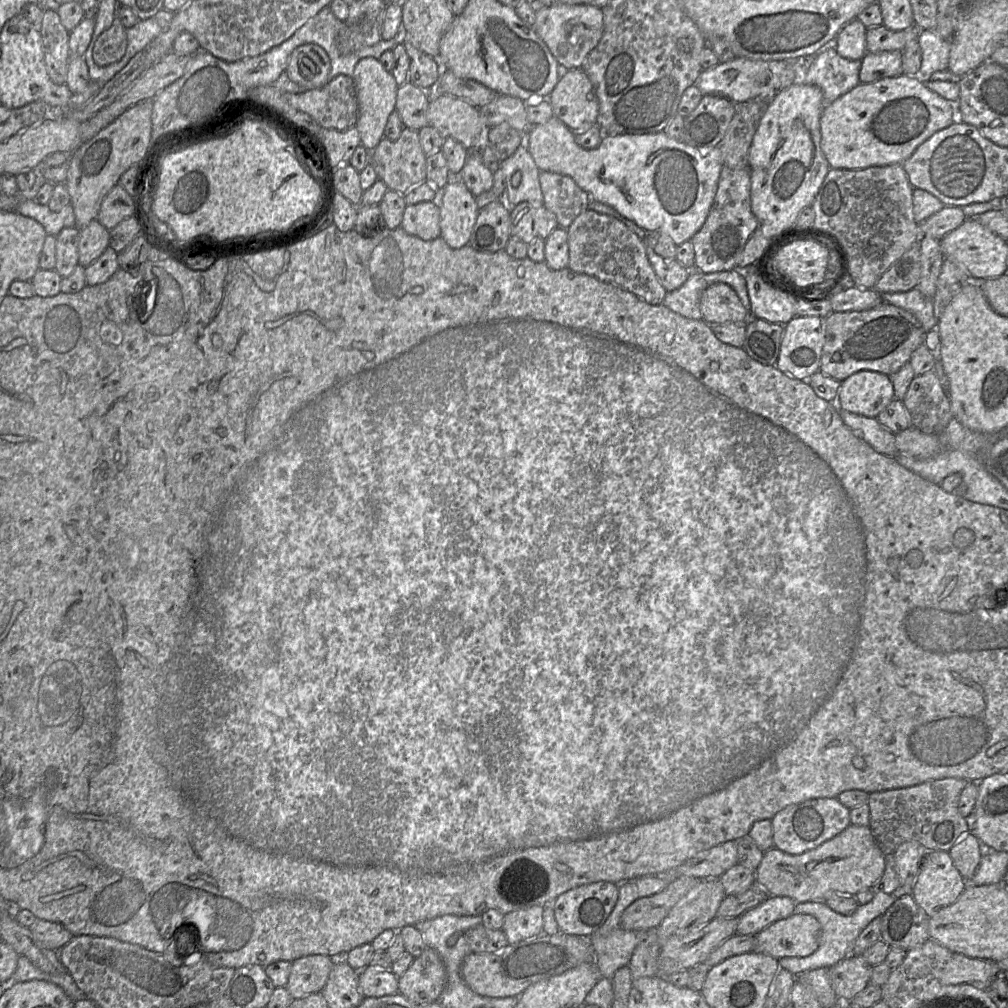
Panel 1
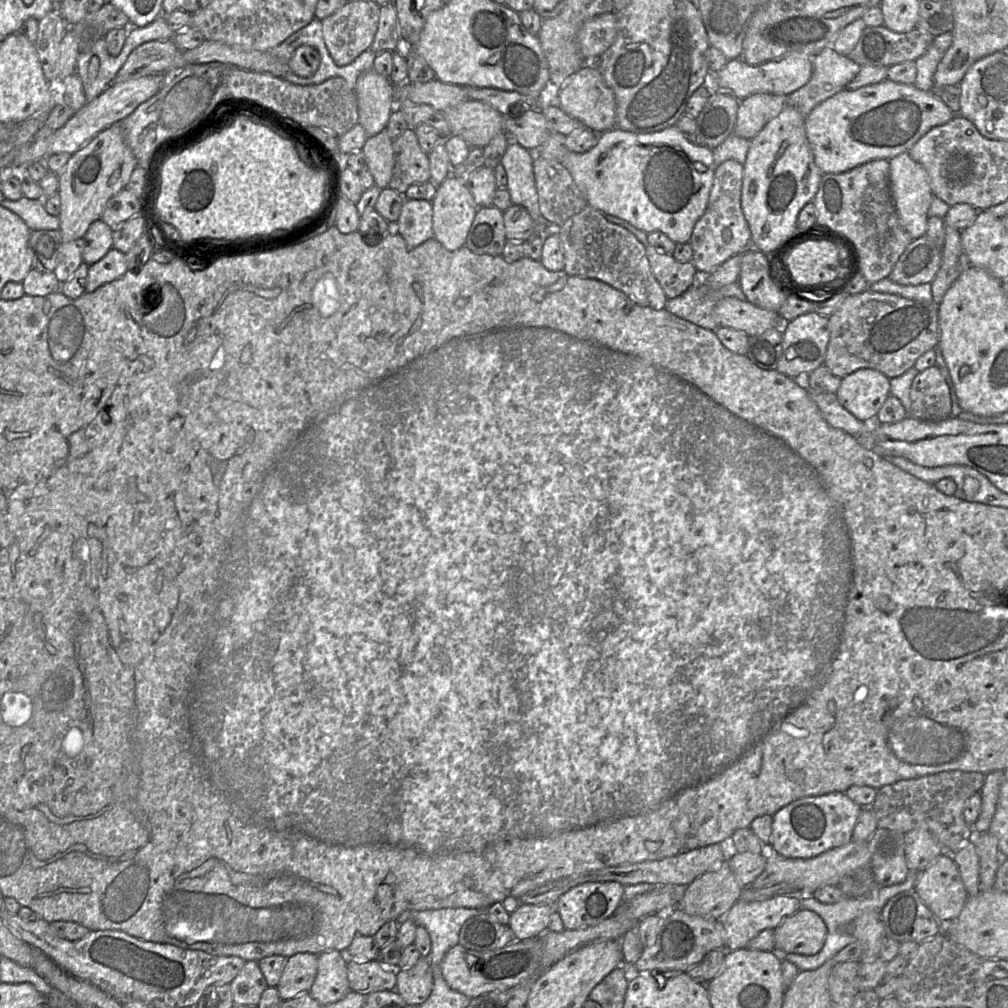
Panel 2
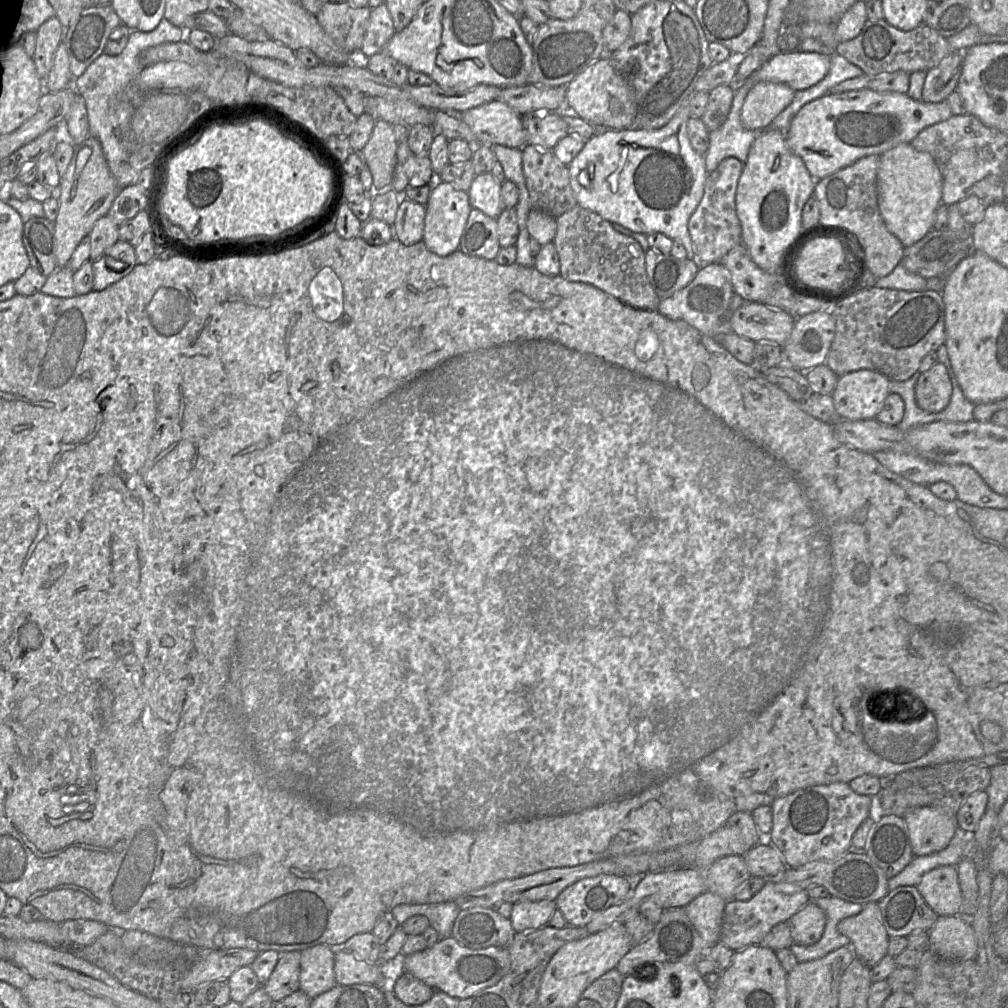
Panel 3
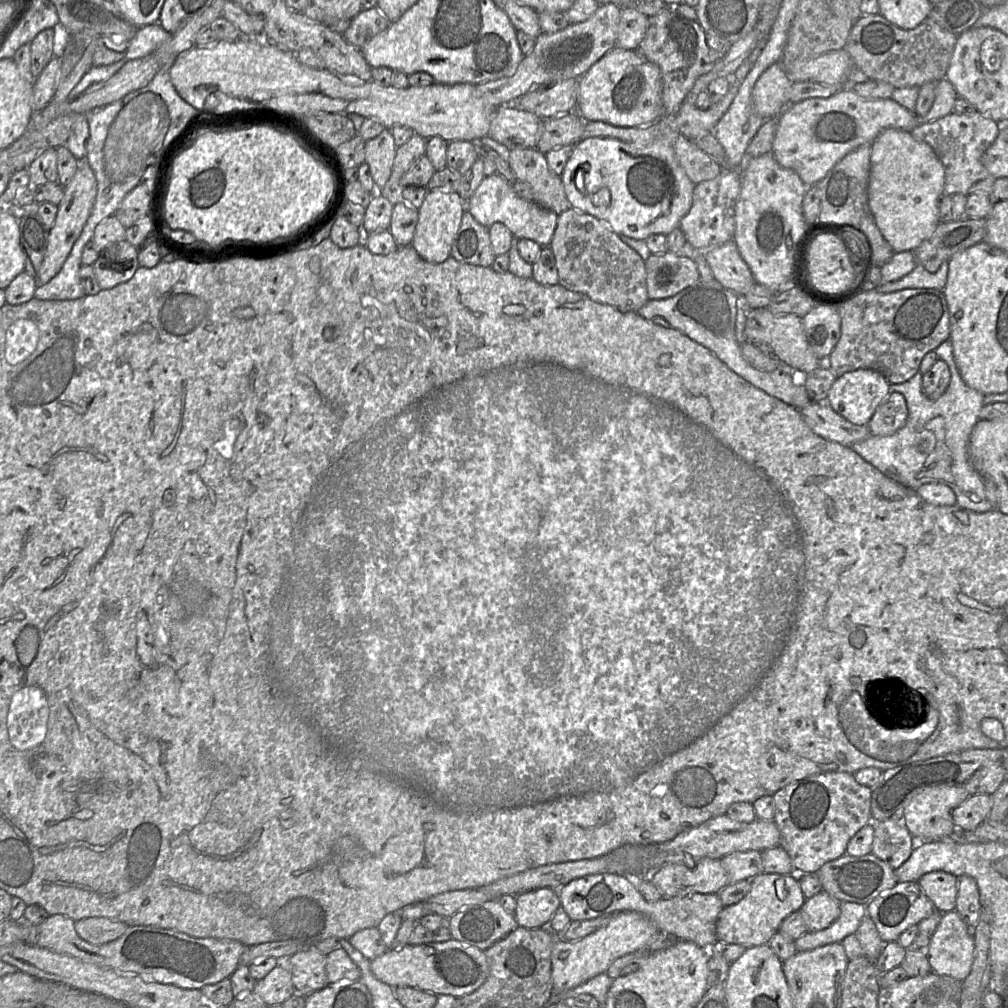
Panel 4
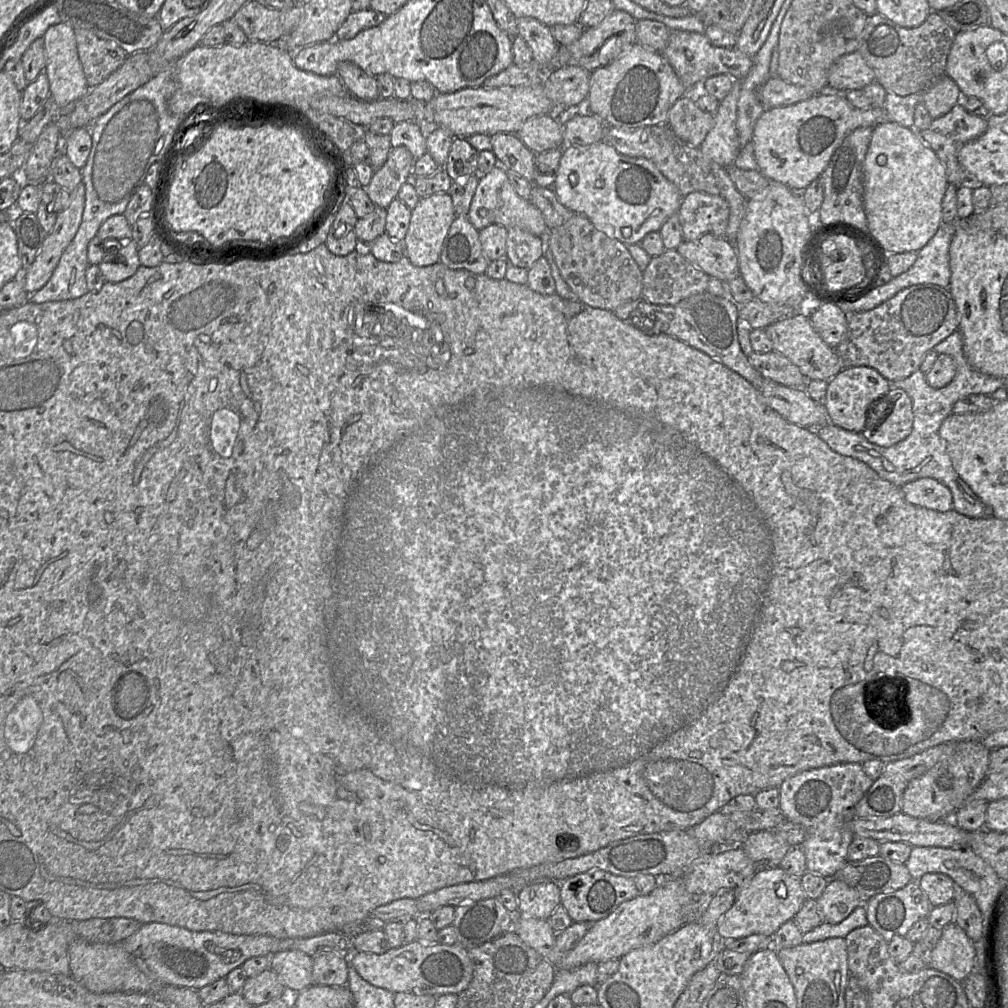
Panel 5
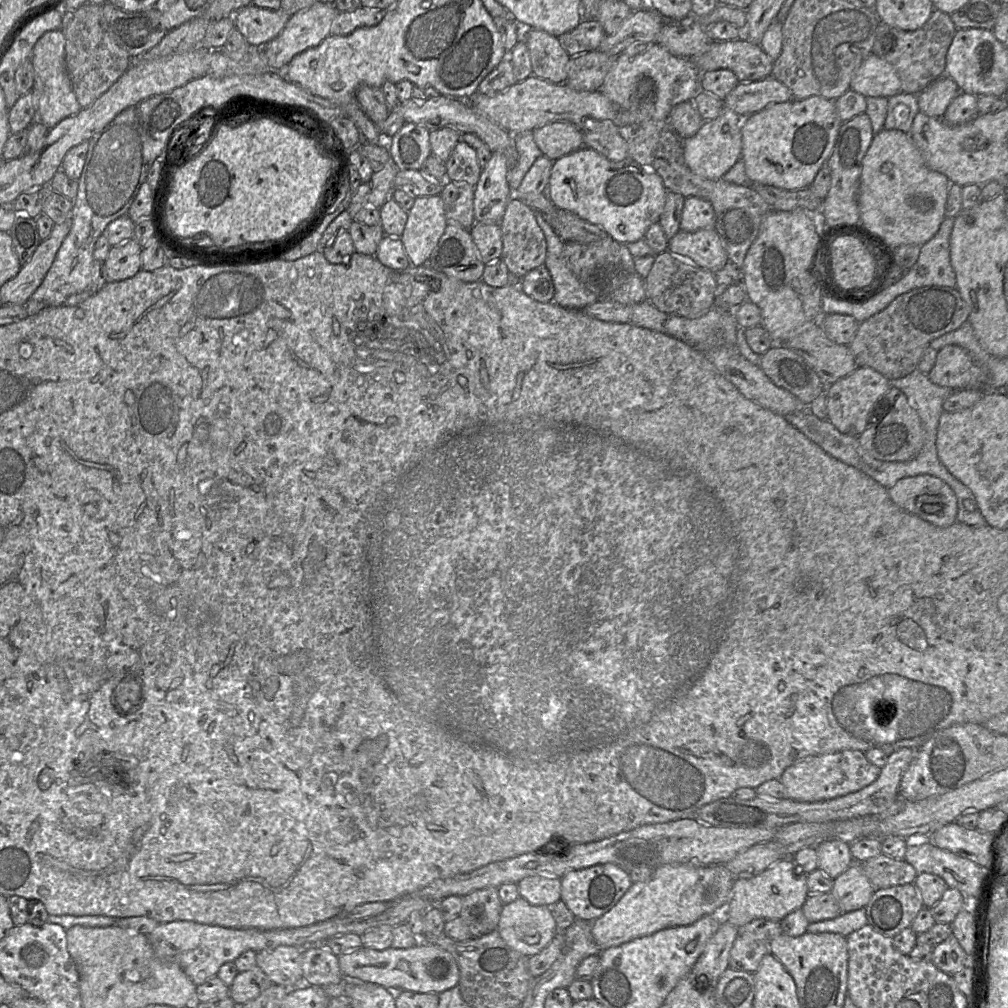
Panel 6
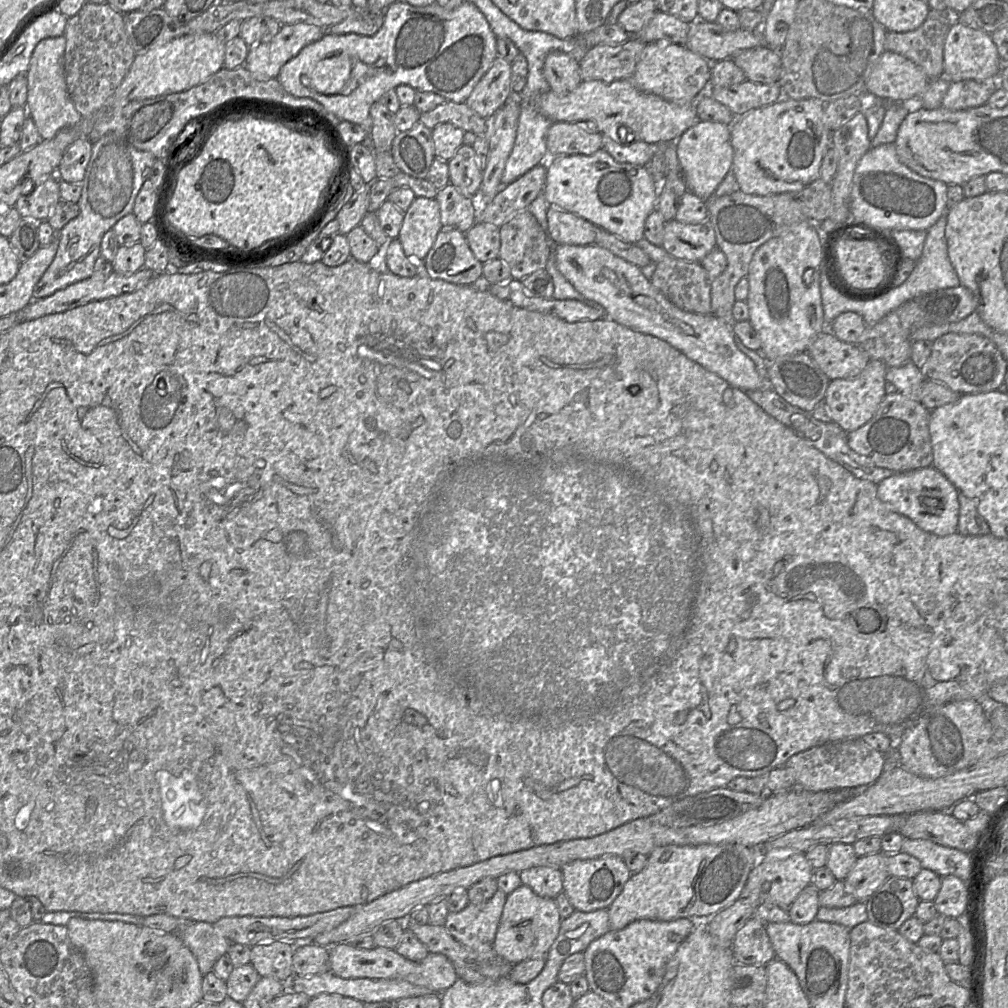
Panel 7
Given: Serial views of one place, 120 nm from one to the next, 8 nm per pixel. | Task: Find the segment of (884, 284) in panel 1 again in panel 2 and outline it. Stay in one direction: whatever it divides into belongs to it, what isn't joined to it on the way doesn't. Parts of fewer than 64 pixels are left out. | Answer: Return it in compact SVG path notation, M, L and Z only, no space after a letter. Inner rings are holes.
M922 235L906 247L888 278L901 285L931 283L942 261L942 247Z

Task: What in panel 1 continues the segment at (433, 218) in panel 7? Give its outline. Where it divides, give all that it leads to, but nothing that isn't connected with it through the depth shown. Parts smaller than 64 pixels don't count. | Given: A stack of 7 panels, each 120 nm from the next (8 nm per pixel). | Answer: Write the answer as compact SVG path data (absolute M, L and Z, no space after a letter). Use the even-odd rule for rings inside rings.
M462 181L436 189L440 208L440 237L453 249L468 245L479 207L476 197Z

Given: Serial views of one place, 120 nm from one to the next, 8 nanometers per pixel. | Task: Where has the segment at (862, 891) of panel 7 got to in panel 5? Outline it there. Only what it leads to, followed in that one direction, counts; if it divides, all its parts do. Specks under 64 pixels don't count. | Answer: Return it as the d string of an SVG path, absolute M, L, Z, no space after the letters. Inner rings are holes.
M833 877L828 880L816 903L822 922L837 924L846 919L861 901L855 889Z

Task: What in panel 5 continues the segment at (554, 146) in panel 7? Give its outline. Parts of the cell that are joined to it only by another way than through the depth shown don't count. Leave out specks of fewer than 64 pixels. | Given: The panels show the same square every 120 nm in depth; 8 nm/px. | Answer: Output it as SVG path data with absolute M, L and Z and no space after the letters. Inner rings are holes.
M553 115L529 118L516 135L535 154L564 147L563 125Z

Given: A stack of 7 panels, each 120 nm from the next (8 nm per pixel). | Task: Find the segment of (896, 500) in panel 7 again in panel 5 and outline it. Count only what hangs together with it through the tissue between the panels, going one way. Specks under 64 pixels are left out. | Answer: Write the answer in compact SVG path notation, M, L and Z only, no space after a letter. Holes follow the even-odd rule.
M921 478L904 484L901 492L907 502L930 510L953 510L951 491L933 478Z

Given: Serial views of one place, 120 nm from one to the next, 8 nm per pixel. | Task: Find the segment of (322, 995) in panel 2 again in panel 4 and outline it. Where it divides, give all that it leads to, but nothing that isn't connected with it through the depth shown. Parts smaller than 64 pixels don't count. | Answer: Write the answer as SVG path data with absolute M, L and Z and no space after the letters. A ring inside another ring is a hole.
M314 946L300 949L287 960L297 994L306 997L330 984L326 974L326 955Z

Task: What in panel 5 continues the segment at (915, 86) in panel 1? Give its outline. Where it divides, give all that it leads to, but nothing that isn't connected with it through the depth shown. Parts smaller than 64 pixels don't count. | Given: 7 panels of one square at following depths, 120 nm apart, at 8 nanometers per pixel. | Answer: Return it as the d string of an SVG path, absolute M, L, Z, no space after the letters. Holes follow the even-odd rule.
M948 76L940 78L921 96L921 102L933 119L947 114L961 101L962 93L958 85ZM835 91L815 94L793 105L765 109L755 124L751 139L757 169L770 181L780 182L795 193L801 194L813 180L820 177L836 149L852 131L859 127L875 127L886 120L885 109L855 108L846 100L843 93Z

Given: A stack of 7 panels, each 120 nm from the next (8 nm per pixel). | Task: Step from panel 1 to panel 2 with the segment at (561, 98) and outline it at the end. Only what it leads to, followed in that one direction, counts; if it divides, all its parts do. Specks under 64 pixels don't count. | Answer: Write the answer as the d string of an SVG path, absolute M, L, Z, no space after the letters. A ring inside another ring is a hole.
M586 63L579 71L571 75L558 89L553 90L554 102L583 128L597 134L616 127L616 100L613 90L605 83L595 64Z

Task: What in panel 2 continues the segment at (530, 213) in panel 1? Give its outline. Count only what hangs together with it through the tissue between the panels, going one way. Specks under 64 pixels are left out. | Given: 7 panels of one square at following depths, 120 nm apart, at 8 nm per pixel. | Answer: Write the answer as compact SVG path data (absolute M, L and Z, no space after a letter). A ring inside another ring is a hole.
M512 204L503 212L507 242L528 242L540 232L526 208Z

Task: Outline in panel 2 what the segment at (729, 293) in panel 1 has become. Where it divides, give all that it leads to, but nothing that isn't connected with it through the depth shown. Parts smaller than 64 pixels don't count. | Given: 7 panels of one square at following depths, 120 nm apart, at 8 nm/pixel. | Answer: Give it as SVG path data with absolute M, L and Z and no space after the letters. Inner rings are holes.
M725 297L715 306L715 319L719 326L743 331L748 336L757 336L770 328L784 331L789 321L778 312L758 307L748 300Z

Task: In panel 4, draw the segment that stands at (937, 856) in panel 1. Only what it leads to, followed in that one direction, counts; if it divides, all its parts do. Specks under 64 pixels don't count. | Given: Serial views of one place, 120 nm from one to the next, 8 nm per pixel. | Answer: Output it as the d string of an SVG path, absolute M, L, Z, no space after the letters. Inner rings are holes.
M933 871L923 875L918 881L936 912L945 913L956 908L958 877L944 872Z

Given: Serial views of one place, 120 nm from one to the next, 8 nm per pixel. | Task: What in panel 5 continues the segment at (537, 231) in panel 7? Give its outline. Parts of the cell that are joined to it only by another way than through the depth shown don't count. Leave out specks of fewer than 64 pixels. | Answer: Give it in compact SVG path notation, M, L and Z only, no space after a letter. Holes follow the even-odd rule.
M507 228L506 241L507 263L529 270L534 263L545 254L545 242L542 237L536 236L520 228Z

